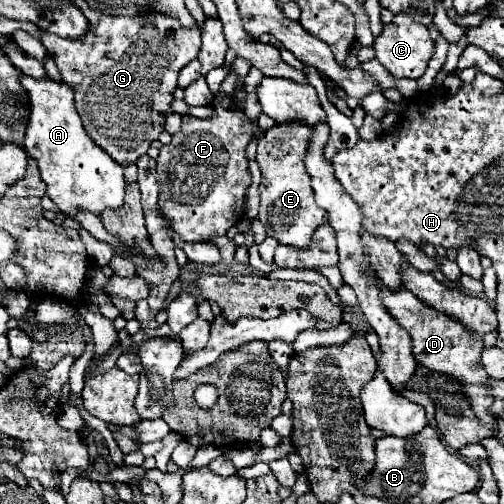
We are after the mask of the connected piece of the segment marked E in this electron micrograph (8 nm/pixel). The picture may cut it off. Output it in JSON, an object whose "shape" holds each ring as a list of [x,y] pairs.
{"shape":[[[290,121],[274,125],[258,141],[256,161],[262,171],[258,219],[264,223],[268,237],[274,237],[290,247],[306,247],[318,225],[328,223],[328,213],[314,201],[310,175],[304,165],[312,135],[312,125],[306,125],[302,121]]]}

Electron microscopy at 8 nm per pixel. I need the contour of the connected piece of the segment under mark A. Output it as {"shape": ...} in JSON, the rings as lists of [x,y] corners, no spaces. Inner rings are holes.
{"shape":[[[22,77],[22,85],[30,95],[30,125],[26,129],[24,149],[36,159],[42,179],[48,185],[48,197],[66,215],[78,215],[78,211],[102,217],[104,211],[118,211],[124,205],[126,181],[124,169],[112,161],[84,131],[80,115],[74,107],[74,91],[64,83],[52,79],[36,81]]]}

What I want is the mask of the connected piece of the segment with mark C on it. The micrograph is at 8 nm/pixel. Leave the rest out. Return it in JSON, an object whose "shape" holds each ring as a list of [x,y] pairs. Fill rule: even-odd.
{"shape":[[[398,13],[394,15],[392,23],[384,25],[382,33],[374,39],[372,45],[376,59],[394,75],[394,77],[410,77],[410,79],[418,79],[424,75],[426,65],[434,53],[434,41],[428,35],[428,27],[420,25],[416,21],[412,21],[406,13]]]}

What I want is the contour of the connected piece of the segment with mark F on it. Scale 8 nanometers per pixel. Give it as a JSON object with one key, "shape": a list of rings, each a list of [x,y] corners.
{"shape":[[[234,103],[214,105],[214,117],[196,119],[184,115],[182,129],[172,135],[172,143],[160,149],[158,185],[160,209],[172,219],[172,231],[186,243],[208,241],[210,237],[226,235],[244,217],[244,199],[250,185],[246,145],[252,137],[262,137],[262,129],[248,121],[242,109]]]}

